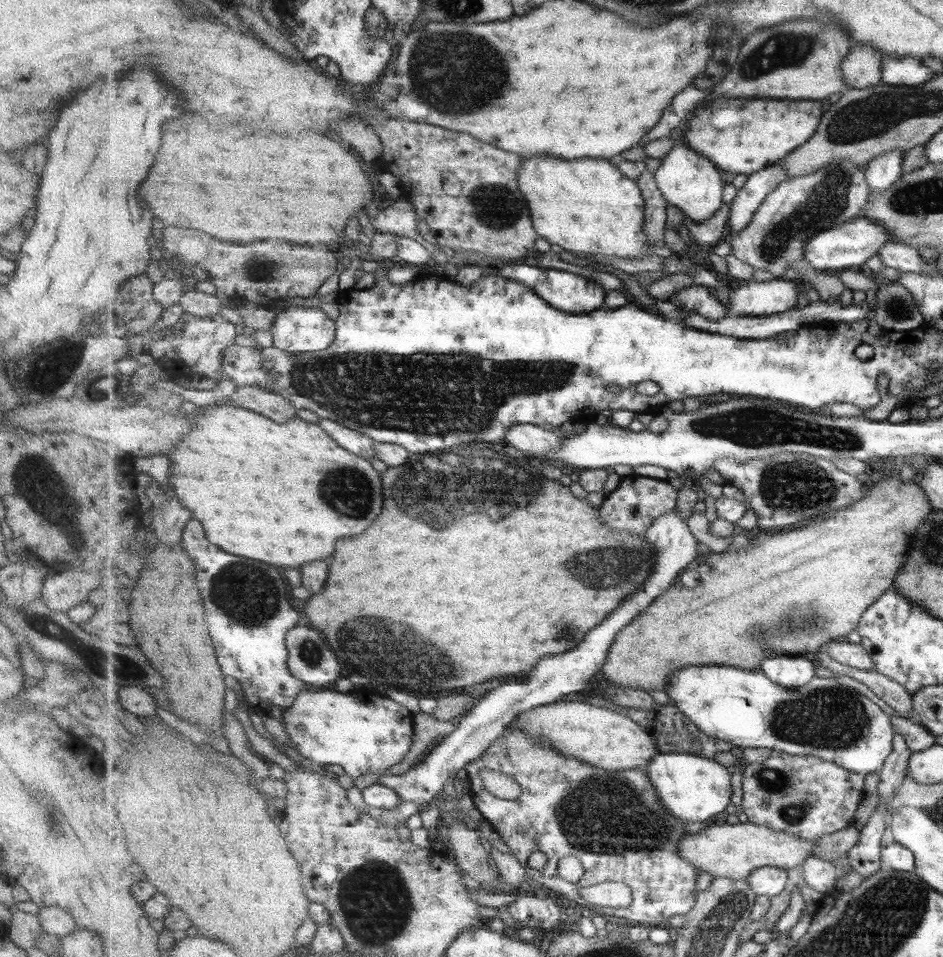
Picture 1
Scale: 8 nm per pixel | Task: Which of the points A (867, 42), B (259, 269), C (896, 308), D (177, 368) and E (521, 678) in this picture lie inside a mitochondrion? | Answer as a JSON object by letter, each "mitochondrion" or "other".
{"A":"other","B":"mitochondrion","C":"mitochondrion","D":"other","E":"other"}

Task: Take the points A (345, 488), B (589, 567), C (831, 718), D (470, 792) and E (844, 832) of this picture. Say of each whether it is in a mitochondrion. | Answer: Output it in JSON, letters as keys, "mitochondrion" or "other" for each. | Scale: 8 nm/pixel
{"A":"mitochondrion","B":"mitochondrion","C":"mitochondrion","D":"other","E":"other"}

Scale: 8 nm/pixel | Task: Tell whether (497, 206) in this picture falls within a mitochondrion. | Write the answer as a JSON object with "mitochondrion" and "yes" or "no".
{"mitochondrion":"yes"}

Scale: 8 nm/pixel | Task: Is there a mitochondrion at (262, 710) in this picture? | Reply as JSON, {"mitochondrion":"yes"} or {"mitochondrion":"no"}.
{"mitochondrion":"no"}

